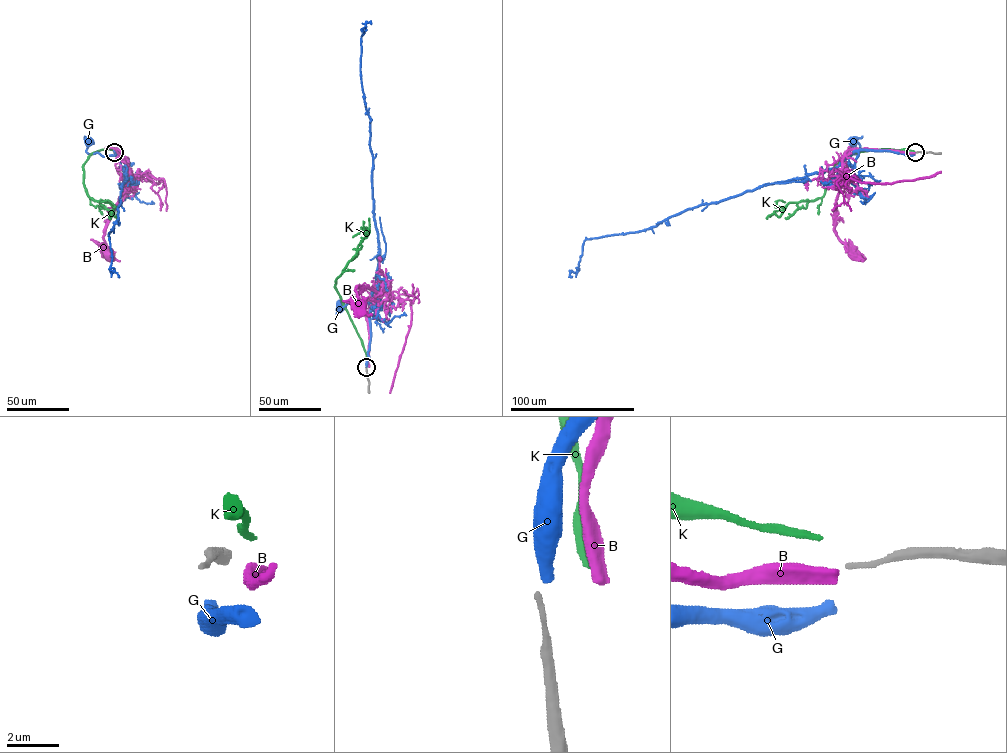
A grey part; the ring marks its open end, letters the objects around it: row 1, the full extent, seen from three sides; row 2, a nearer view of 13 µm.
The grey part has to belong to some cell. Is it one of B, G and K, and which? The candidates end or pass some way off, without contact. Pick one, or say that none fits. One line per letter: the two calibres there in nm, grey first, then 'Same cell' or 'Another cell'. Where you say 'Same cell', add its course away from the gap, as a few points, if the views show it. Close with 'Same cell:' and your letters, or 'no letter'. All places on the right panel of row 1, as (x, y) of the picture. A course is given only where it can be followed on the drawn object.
B: Thickness 200 nm (grey) against 550 nm. Another cell
G: Thickness 200 nm (grey) against 480 nm. Another cell
K: Thickness 200 nm (grey) against 300 nm. Another cell
Same cell: no letter

